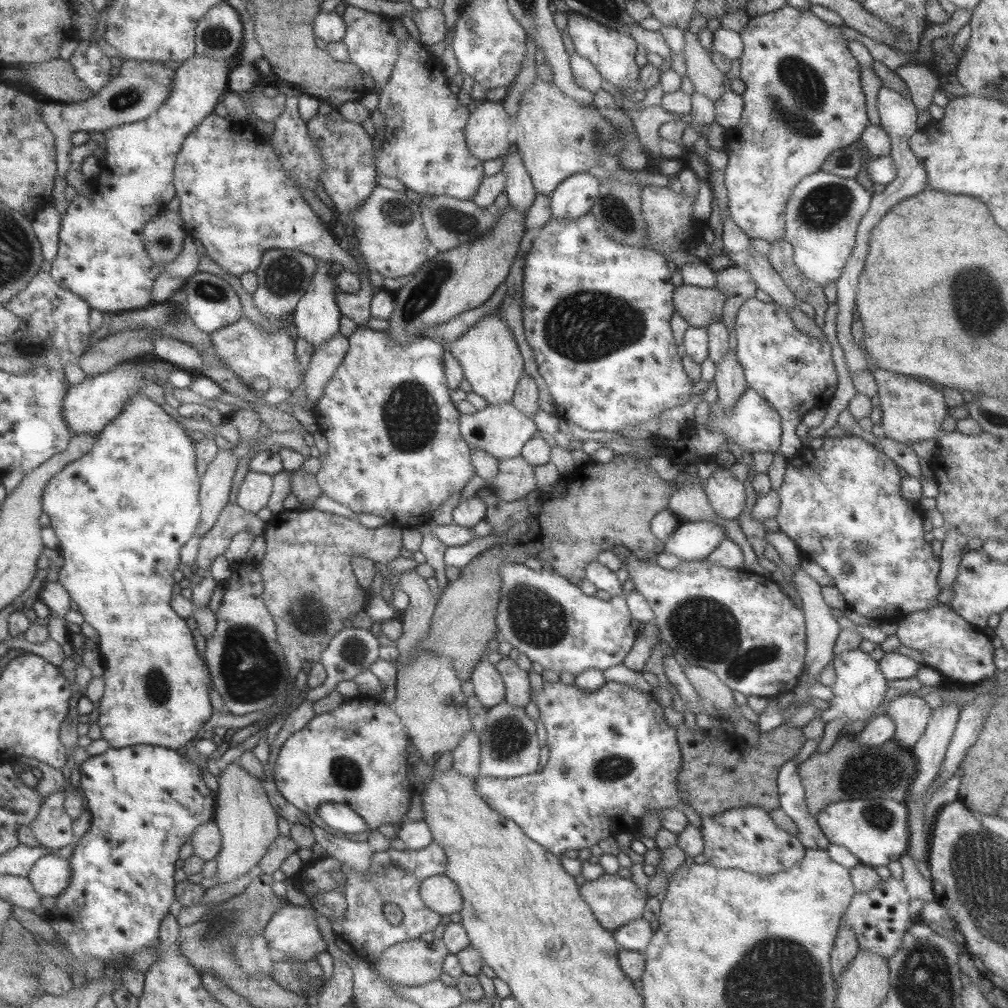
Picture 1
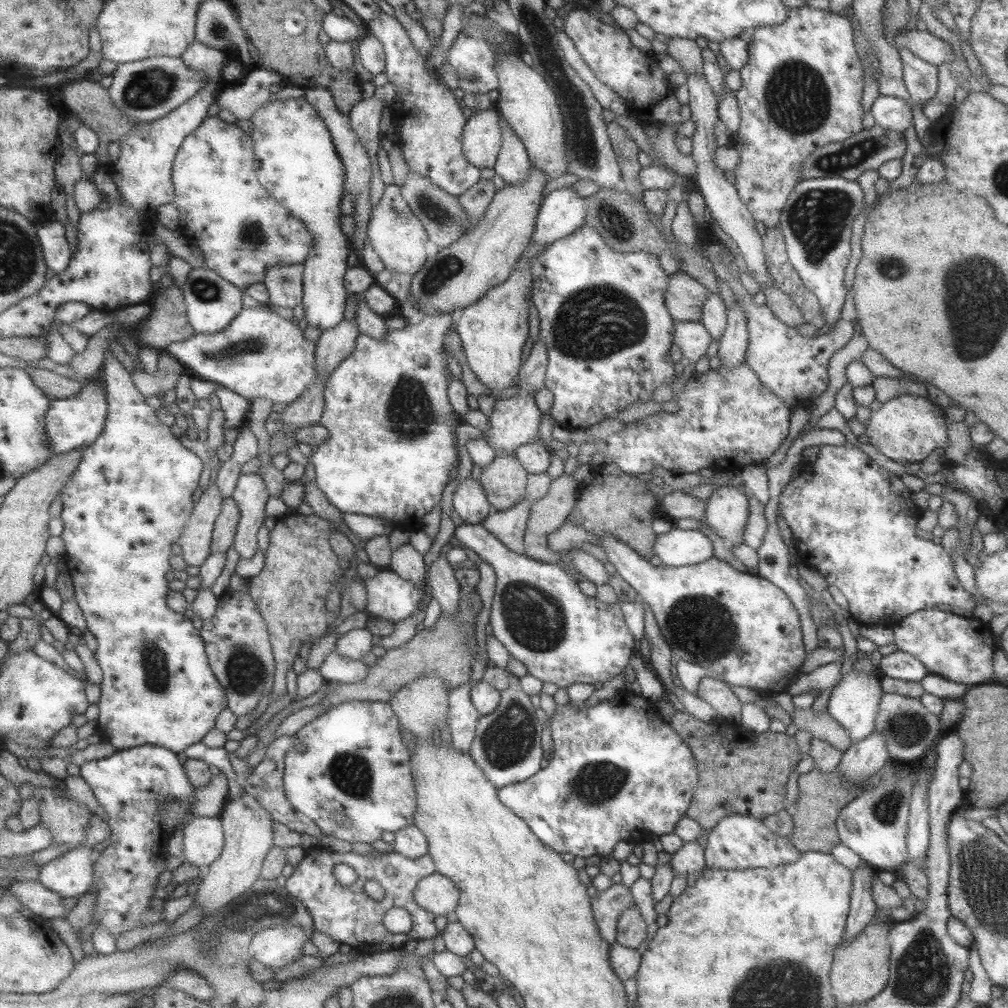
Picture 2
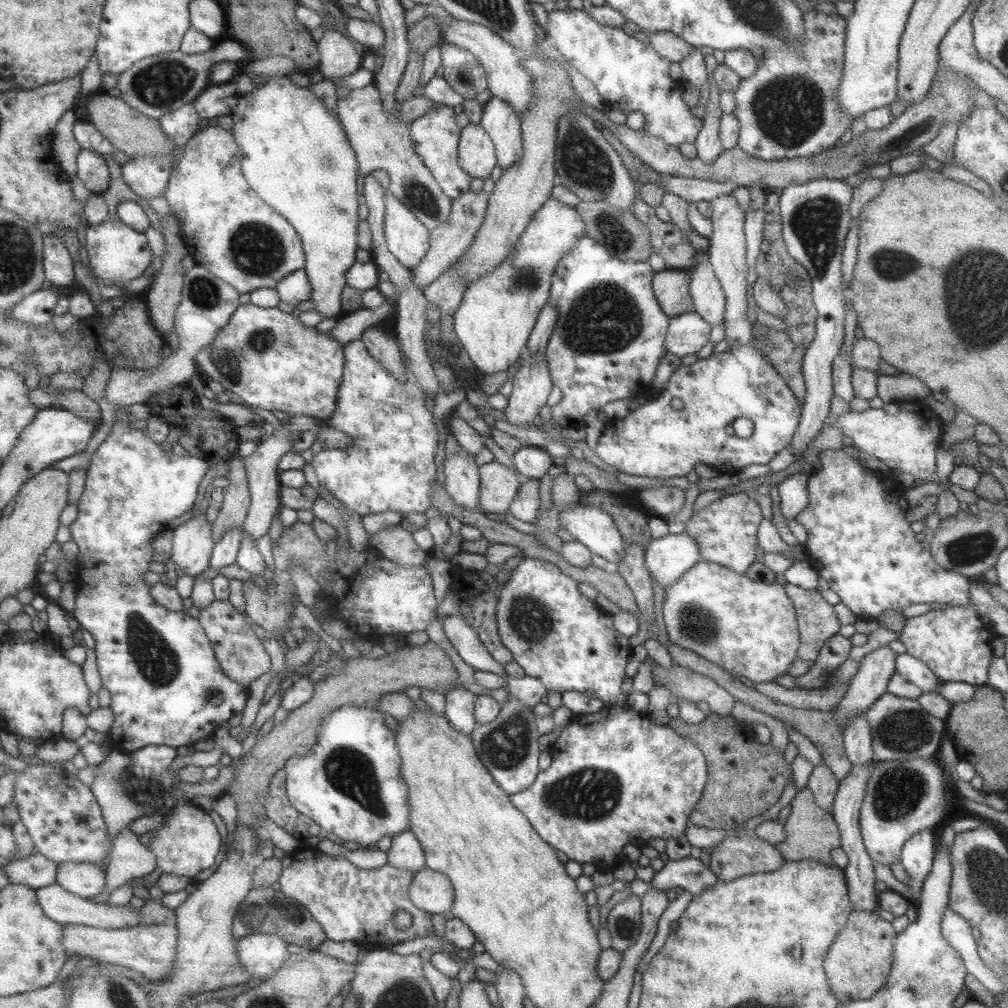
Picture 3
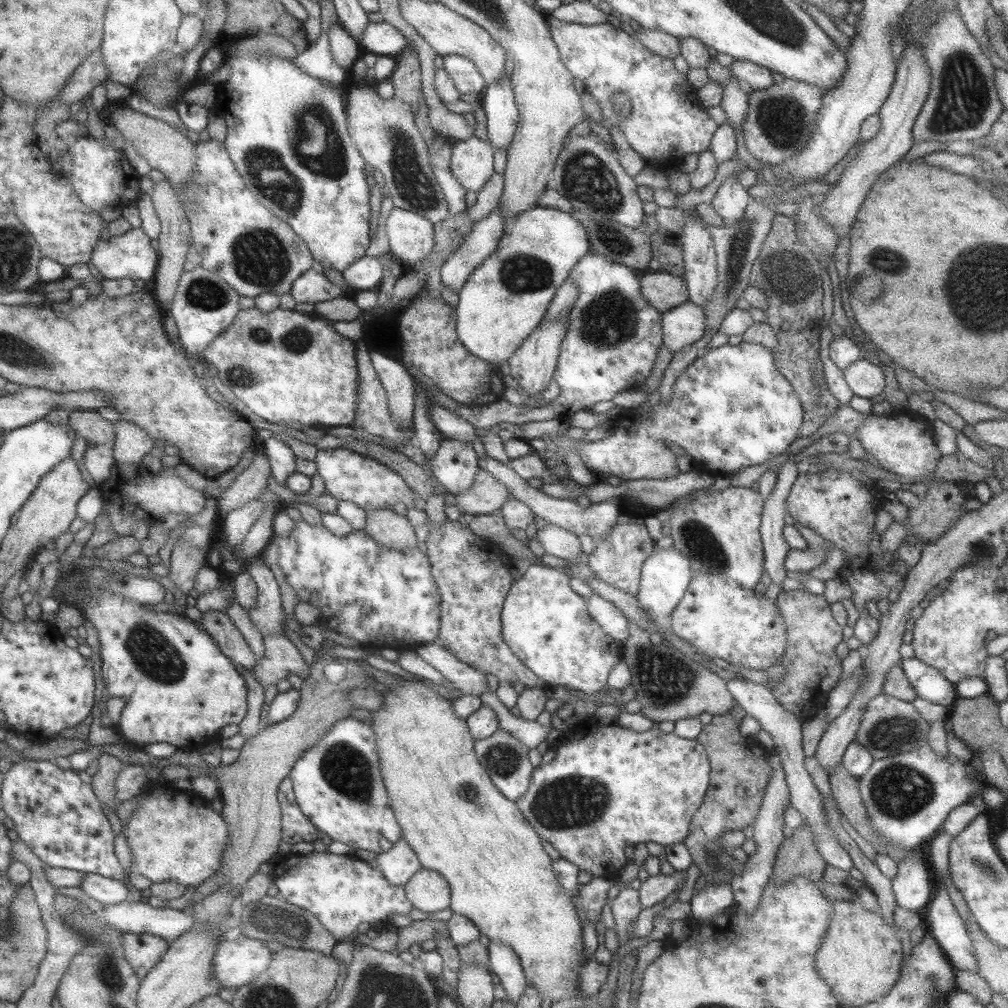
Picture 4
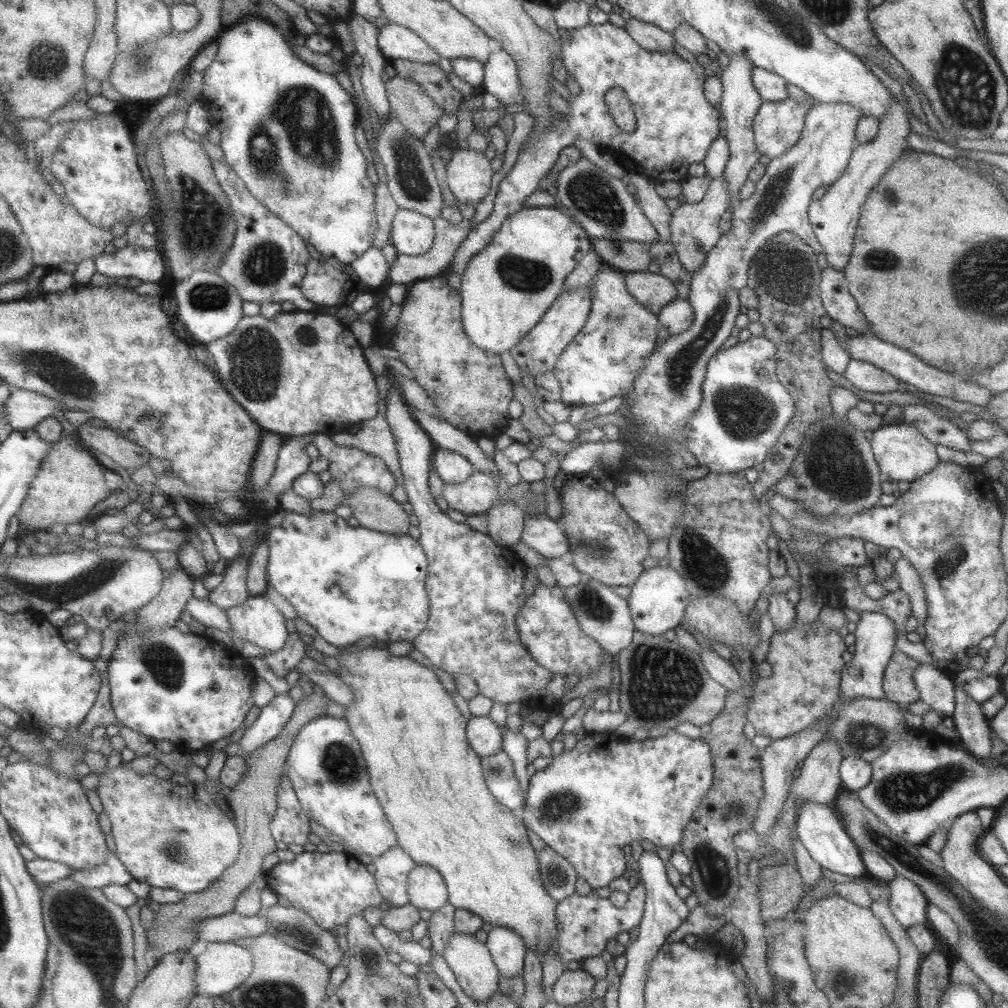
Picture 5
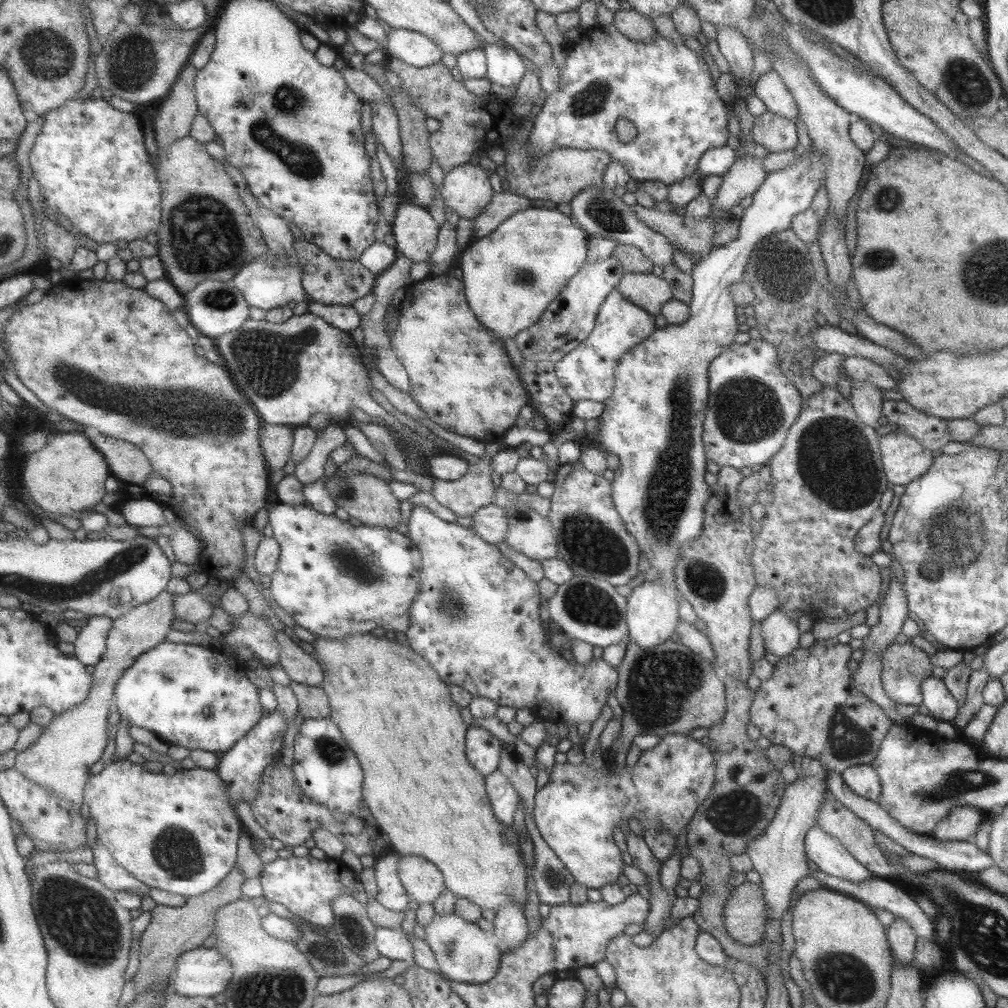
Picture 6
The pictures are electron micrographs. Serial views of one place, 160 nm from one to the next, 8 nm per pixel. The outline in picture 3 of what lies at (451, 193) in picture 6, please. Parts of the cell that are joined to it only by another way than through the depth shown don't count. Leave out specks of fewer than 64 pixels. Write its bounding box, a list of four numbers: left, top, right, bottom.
[457,123,495,180]

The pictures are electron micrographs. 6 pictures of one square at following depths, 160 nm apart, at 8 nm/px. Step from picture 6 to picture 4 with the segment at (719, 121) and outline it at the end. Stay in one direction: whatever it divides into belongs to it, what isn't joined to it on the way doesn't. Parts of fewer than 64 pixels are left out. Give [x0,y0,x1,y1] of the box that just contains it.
[440,13,718,290]

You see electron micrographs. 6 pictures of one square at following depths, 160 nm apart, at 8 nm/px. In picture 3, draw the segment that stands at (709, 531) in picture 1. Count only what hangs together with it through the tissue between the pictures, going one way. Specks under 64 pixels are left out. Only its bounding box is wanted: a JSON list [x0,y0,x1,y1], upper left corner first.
[644,533,700,591]

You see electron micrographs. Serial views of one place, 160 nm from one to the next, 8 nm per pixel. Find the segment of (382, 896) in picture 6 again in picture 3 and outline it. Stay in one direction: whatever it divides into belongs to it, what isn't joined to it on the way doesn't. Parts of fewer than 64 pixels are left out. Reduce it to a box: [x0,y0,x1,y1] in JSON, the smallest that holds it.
[386,828,424,873]

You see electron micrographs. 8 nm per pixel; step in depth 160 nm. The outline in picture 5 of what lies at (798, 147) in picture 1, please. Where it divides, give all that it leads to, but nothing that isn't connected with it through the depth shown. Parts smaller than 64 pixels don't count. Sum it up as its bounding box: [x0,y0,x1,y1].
[753,97,811,159]

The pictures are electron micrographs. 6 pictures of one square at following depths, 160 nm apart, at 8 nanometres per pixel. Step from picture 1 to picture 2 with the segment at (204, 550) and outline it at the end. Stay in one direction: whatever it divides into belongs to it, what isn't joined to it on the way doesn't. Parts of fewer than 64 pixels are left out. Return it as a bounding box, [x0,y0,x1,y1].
[210,497,240,554]

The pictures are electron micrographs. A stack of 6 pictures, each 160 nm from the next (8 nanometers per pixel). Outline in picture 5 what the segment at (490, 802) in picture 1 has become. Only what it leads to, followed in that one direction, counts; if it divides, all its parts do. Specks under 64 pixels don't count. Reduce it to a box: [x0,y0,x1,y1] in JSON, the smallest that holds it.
[522,729,714,889]

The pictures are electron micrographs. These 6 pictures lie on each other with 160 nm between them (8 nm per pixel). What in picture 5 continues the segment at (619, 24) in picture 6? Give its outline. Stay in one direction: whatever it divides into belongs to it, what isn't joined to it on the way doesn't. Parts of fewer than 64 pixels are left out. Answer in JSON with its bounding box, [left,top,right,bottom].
[623,17,674,52]

